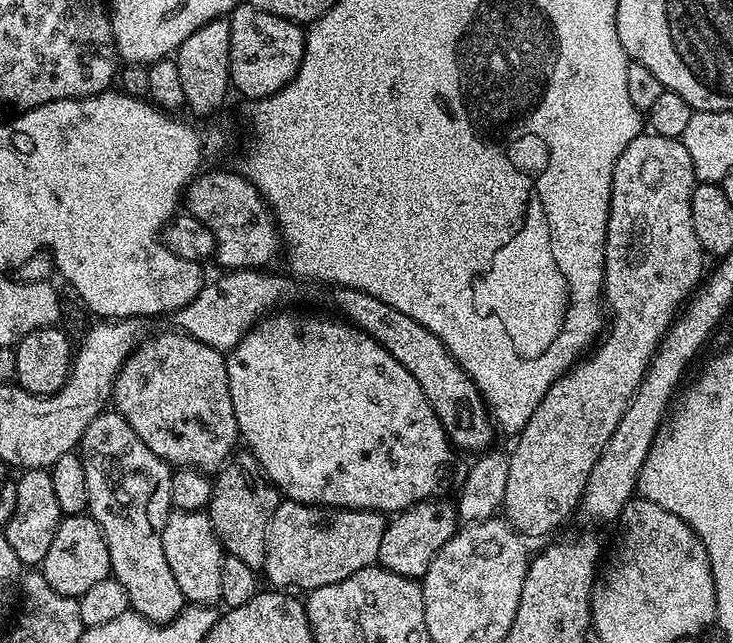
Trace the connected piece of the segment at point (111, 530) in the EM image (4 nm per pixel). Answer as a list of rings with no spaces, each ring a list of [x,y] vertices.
[[[115,410],[100,412],[98,418],[86,426],[78,445],[78,455],[86,470],[86,486],[90,490],[88,512],[100,523],[110,550],[111,575],[126,590],[129,609],[145,616],[151,624],[171,624],[186,607],[182,590],[178,590],[178,582],[174,582],[174,573],[166,563],[166,554],[162,554],[160,537],[162,526],[166,526],[166,518],[173,511],[170,498],[173,469],[158,458],[138,434],[134,434],[134,426]]]

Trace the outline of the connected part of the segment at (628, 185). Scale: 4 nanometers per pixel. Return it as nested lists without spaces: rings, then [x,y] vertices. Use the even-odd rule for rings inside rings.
[[[641,134],[634,138],[634,142],[630,142],[630,146],[626,146],[622,150],[622,154],[614,166],[612,197],[610,198],[608,229],[606,230],[606,246],[604,247],[603,290],[607,307],[608,304],[612,307],[612,329],[609,330],[608,337],[606,337],[607,332],[603,337],[603,340],[605,339],[604,345],[600,349],[597,347],[591,353],[591,356],[593,355],[592,360],[585,359],[583,362],[577,363],[552,383],[550,390],[546,390],[542,402],[538,402],[538,410],[534,410],[534,414],[530,414],[530,422],[526,422],[526,426],[520,431],[520,435],[515,437],[513,444],[516,445],[513,446],[512,452],[510,451],[508,456],[510,475],[506,478],[506,494],[504,495],[502,516],[520,533],[521,537],[544,536],[547,532],[554,531],[571,512],[575,513],[577,511],[587,479],[590,478],[590,472],[594,469],[594,464],[597,462],[599,455],[602,454],[606,442],[609,442],[610,436],[614,434],[615,427],[622,421],[622,416],[626,413],[628,404],[640,388],[644,375],[648,372],[648,367],[652,365],[652,357],[655,356],[657,348],[660,347],[660,340],[667,333],[668,328],[678,313],[684,308],[686,301],[696,291],[706,276],[706,267],[704,268],[706,253],[704,247],[698,242],[698,234],[694,234],[694,222],[690,218],[690,202],[692,201],[692,192],[696,189],[697,183],[694,166],[690,162],[690,154],[686,154],[686,146],[683,139],[671,140],[665,136]]]

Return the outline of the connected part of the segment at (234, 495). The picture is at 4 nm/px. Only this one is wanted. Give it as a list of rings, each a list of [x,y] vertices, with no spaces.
[[[247,450],[241,452],[240,457],[237,455],[219,469],[206,511],[225,553],[246,562],[246,566],[260,570],[266,558],[268,527],[282,497],[276,485],[264,475],[252,453]]]

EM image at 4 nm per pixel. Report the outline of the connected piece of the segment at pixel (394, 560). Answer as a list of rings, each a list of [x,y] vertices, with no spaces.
[[[433,498],[423,504],[415,504],[412,508],[395,513],[385,523],[380,547],[379,567],[389,568],[394,574],[402,574],[413,578],[422,578],[426,570],[430,570],[430,562],[450,542],[450,538],[458,531],[458,513],[456,505],[448,498]]]

